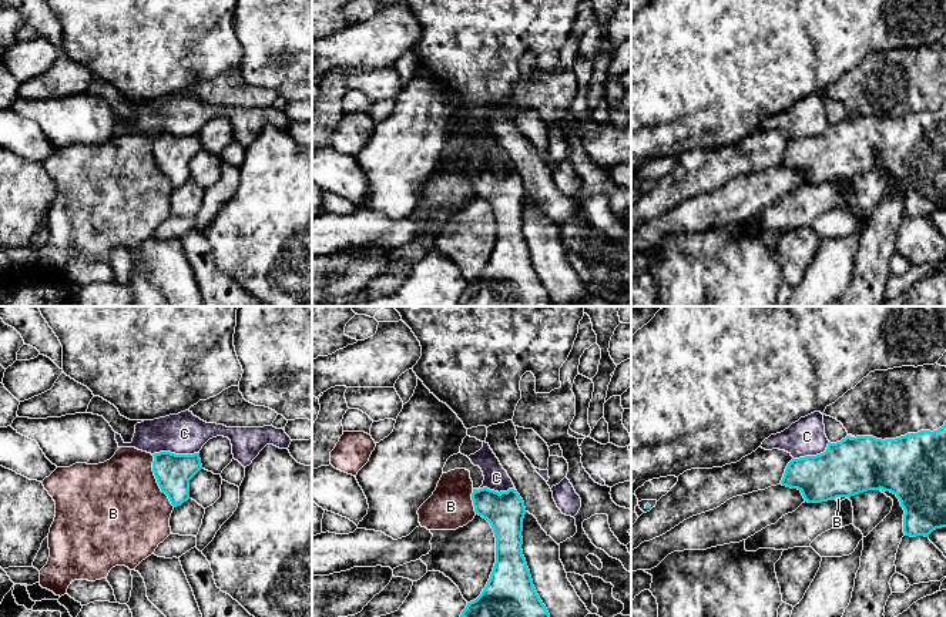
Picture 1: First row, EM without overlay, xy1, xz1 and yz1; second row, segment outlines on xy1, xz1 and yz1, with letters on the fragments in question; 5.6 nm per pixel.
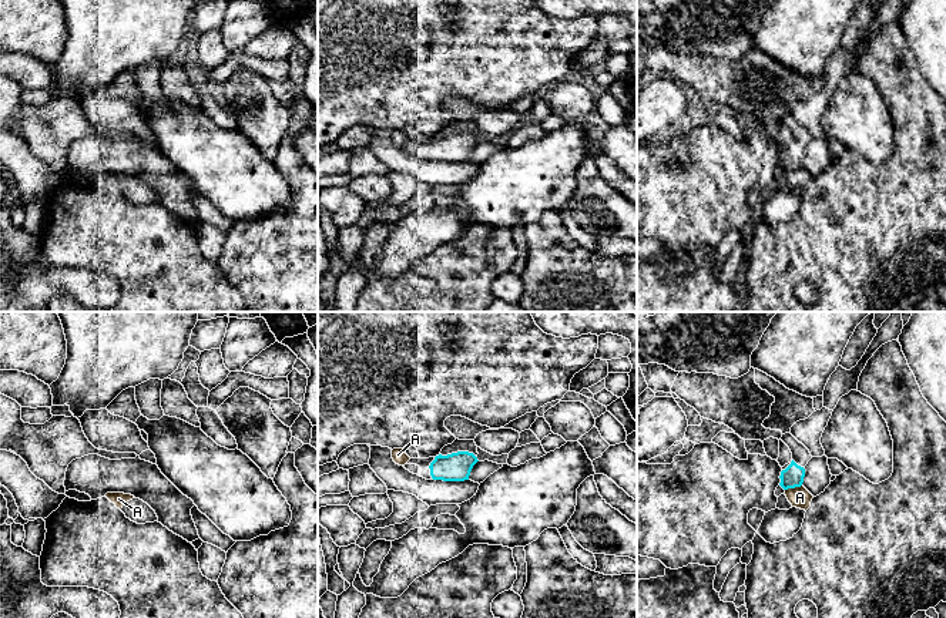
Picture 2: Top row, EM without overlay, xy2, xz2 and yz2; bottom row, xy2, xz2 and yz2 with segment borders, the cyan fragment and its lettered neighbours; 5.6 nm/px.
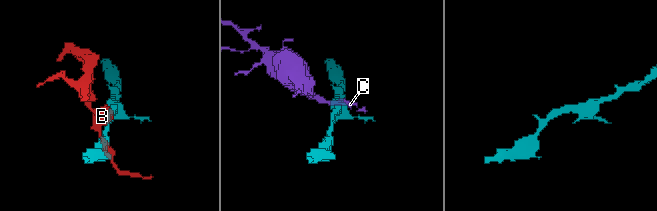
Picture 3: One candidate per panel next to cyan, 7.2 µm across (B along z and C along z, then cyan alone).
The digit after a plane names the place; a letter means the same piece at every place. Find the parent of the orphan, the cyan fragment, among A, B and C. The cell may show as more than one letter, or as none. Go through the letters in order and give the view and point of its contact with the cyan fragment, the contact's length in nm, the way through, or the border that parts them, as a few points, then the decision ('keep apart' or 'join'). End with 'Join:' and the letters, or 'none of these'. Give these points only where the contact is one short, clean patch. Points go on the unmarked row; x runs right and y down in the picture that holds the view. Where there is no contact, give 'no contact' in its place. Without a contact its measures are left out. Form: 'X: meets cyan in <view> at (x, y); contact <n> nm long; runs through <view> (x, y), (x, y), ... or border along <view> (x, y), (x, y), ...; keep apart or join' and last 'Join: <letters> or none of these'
A: meets cyan in yz2 at (792, 168); contact 100 nm long; border along yz2 (801, 165), (785, 171); keep apart
B: meets cyan in xy1 at (157, 161); contact 320 nm long; keep apart
C: meets cyan in xy1 at (174, 134); contact 260 nm long; border along xy1 (198, 133), (156, 133), (153, 136); keep apart
Join: none of these

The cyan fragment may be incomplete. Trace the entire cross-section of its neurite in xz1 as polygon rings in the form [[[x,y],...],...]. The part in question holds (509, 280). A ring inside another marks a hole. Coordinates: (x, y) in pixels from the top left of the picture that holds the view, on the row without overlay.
[[[487,168],[473,170],[472,181],[476,195],[486,199],[496,218],[496,244],[482,275],[467,284],[457,306],[551,306],[550,295],[540,281],[523,237],[524,182],[514,170],[494,172]]]

